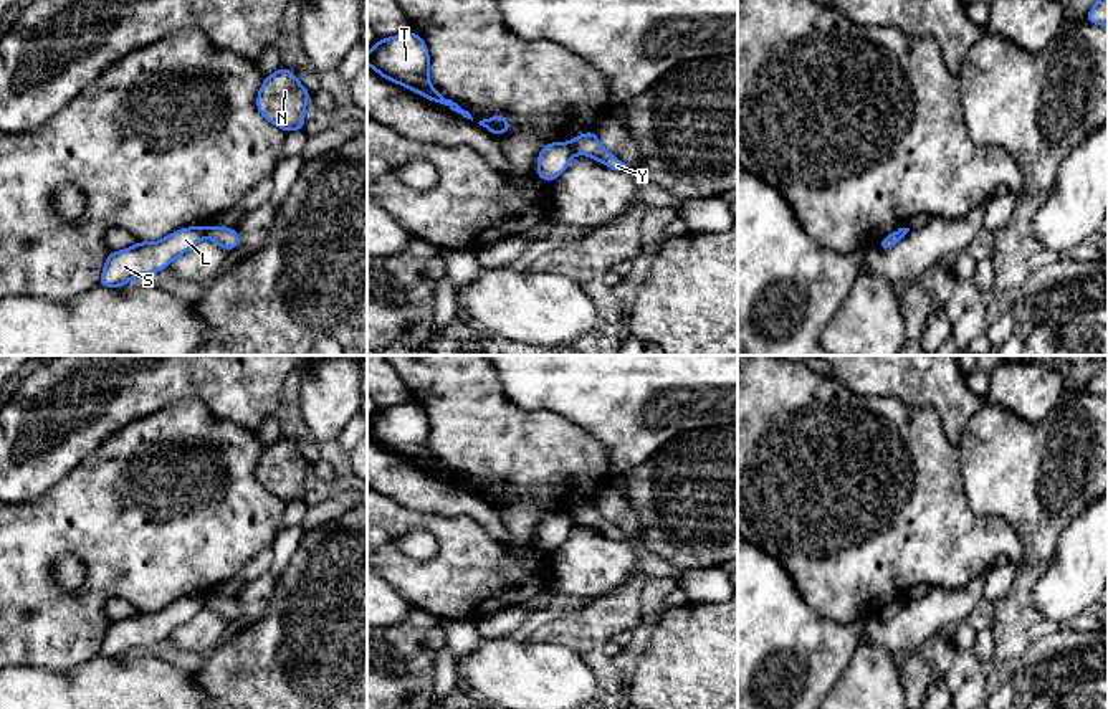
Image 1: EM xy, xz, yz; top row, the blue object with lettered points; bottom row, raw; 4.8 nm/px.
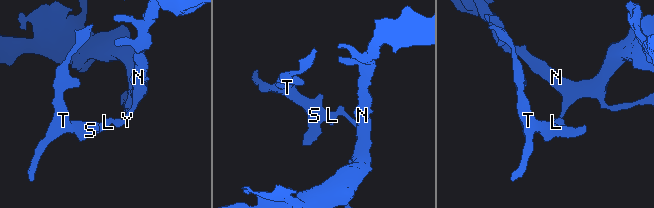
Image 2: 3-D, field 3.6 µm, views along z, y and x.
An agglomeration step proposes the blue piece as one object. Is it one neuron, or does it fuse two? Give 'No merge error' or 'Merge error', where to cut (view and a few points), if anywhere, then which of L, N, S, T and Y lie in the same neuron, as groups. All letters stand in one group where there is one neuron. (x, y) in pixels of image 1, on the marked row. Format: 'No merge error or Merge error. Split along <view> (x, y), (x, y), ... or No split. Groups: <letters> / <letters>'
Merge error. Split along xz (568, 142), (576, 152). Groups: L S T / N Y

